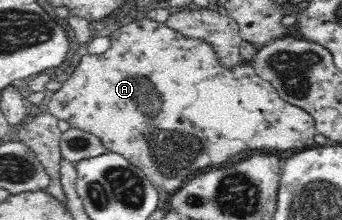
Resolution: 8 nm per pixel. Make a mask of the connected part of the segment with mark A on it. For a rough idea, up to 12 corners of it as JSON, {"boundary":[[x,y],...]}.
{"boundary":[[148,18],[47,111],[173,193],[314,144],[252,64]]}

